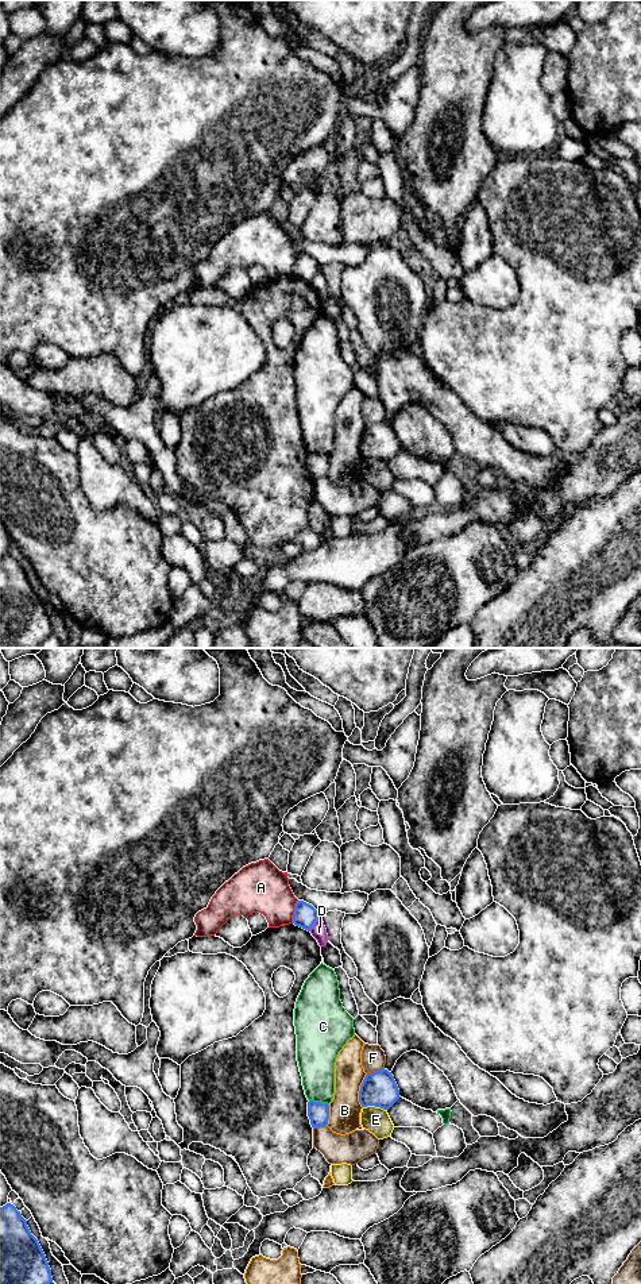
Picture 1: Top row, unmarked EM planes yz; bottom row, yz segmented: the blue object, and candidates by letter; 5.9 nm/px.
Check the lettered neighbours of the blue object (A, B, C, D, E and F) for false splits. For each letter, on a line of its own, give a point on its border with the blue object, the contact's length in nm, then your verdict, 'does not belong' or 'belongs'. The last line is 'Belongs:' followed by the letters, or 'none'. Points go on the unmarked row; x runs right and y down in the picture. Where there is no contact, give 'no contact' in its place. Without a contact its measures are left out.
A: yz (294, 263) | 150 nm | does not belong
B: yz (359, 443) | 220 nm | does not belong
C: yz (319, 454) | 120 nm | does not belong
D: yz (315, 273) | 120 nm | does not belong
E: yz (375, 458) | 150 nm | does not belong
F: yz (375, 424) | 110 nm | does not belong
Belongs: none

